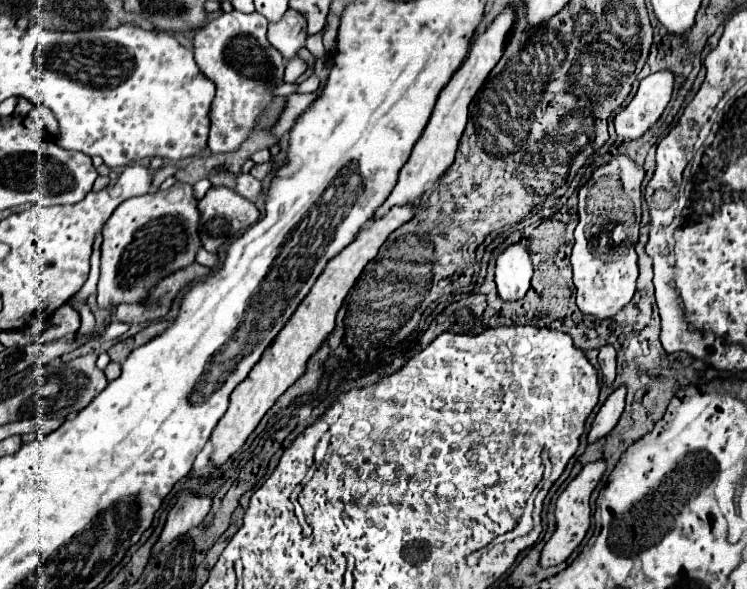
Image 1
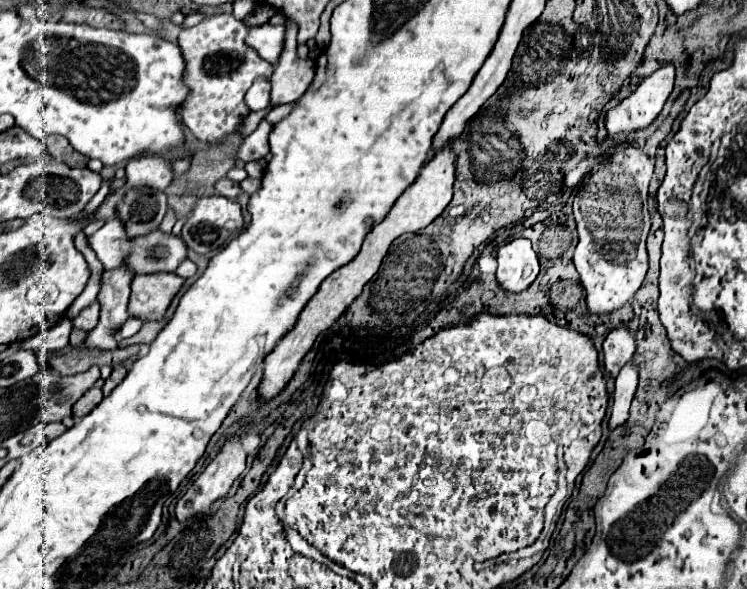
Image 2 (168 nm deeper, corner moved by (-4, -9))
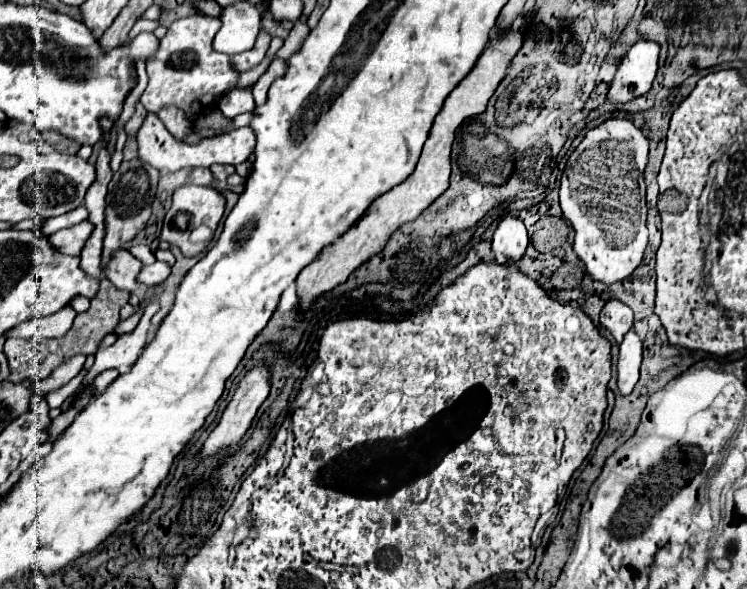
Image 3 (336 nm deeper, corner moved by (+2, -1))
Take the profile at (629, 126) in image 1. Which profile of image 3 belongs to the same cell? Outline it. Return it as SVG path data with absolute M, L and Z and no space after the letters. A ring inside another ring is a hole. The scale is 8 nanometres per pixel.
M636 41L618 61L616 75L610 83L608 99L614 103L626 103L640 97L652 87L658 71L660 45L654 41Z

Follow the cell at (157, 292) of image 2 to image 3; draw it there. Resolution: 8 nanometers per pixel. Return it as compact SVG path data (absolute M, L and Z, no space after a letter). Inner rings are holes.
M116 249L112 259L106 263L106 267L102 267L102 273L118 289L126 289L128 293L136 293L138 291L136 275L140 273L140 269L142 269L142 263L138 259L134 259L126 249Z

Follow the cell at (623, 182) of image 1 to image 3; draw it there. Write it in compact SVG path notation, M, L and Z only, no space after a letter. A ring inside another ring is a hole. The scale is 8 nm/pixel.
M626 117L606 119L602 125L590 129L580 145L568 155L566 167L560 181L560 209L562 215L572 223L576 231L574 251L586 263L586 271L594 281L616 283L634 273L640 265L646 243L646 185L644 185L644 167L648 161L648 141L646 135Z

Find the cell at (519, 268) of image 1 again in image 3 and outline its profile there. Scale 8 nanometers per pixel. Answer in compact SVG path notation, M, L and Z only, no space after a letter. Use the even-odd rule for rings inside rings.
M514 215L502 217L494 231L492 251L504 255L510 261L518 261L524 255L526 247L528 247L528 233L524 223Z

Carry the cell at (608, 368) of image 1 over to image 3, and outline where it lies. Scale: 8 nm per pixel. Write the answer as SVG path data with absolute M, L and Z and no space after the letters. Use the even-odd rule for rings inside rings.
M610 299L604 305L604 309L600 311L600 323L602 323L602 327L606 327L614 335L616 343L620 343L622 337L632 327L634 315L632 315L632 309L628 305L624 305L622 301Z

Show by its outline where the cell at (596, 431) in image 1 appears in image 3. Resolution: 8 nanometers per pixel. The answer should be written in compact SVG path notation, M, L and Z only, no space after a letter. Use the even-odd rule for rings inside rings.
M630 329L624 335L624 341L620 343L620 355L618 355L618 389L622 395L630 395L640 373L642 363L642 341L636 335L634 329Z

